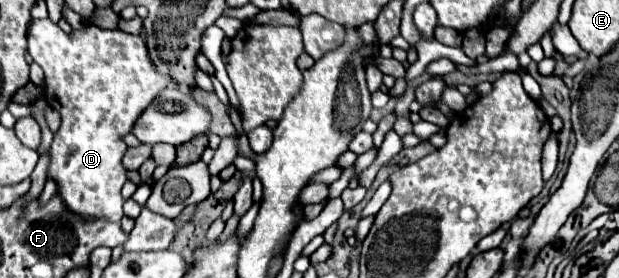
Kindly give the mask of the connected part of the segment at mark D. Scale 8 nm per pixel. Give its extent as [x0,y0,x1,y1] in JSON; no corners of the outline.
[28,17,172,221]

